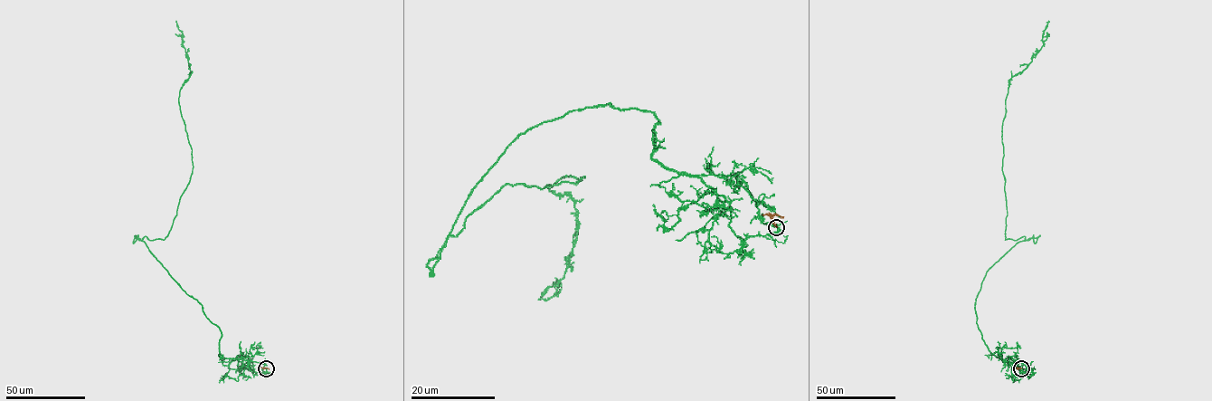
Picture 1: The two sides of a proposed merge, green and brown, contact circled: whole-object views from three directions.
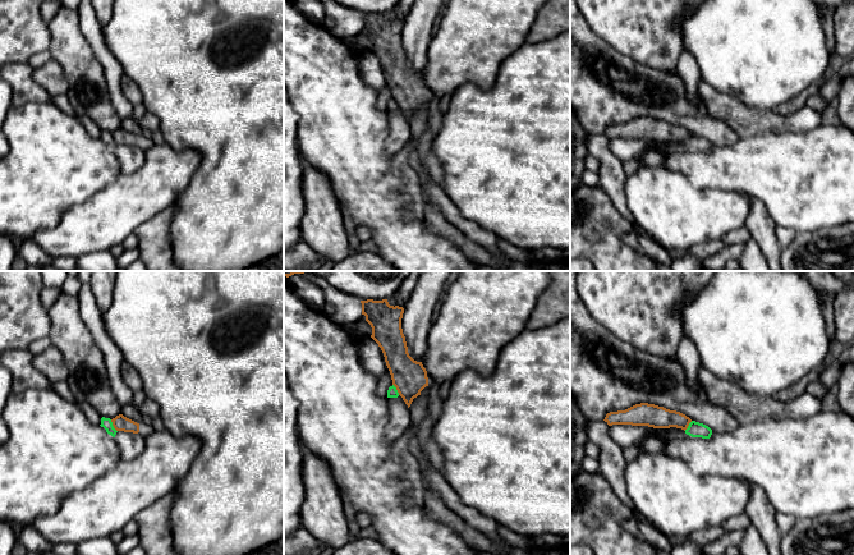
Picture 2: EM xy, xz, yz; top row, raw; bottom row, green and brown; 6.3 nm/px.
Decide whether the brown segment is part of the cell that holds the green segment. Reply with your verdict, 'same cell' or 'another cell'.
another cell

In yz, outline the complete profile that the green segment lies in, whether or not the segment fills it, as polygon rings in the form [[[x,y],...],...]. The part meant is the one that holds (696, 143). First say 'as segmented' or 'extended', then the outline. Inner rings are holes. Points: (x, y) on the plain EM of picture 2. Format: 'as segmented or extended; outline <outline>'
as segmented; outline [[[692,134],[688,142],[685,143],[685,147],[692,151],[710,152],[712,148],[712,143],[703,137]]]

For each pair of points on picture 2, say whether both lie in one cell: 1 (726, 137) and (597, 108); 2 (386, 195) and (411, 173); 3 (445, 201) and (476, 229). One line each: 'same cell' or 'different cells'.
1: same cell
2: different cells
3: same cell

